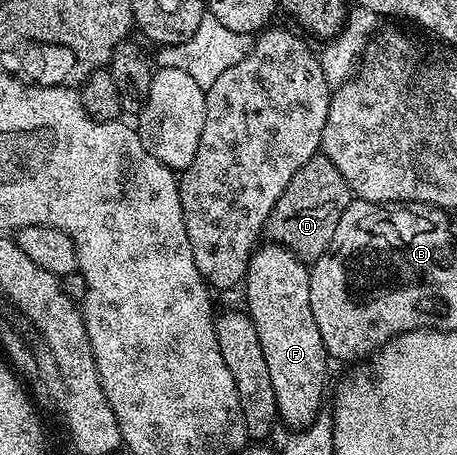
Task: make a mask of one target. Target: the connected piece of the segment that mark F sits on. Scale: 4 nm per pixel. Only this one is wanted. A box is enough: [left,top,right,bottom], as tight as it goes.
[244,242,328,432]

